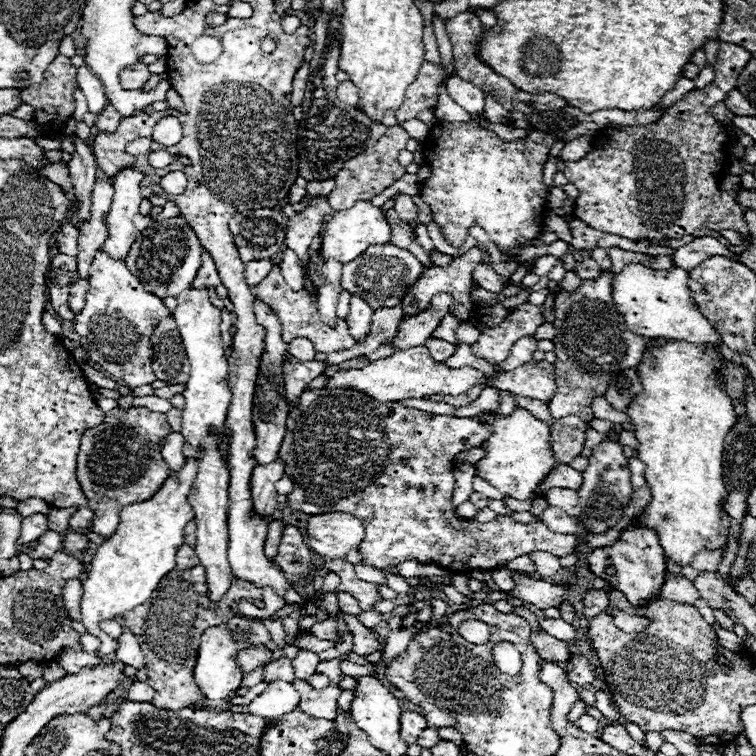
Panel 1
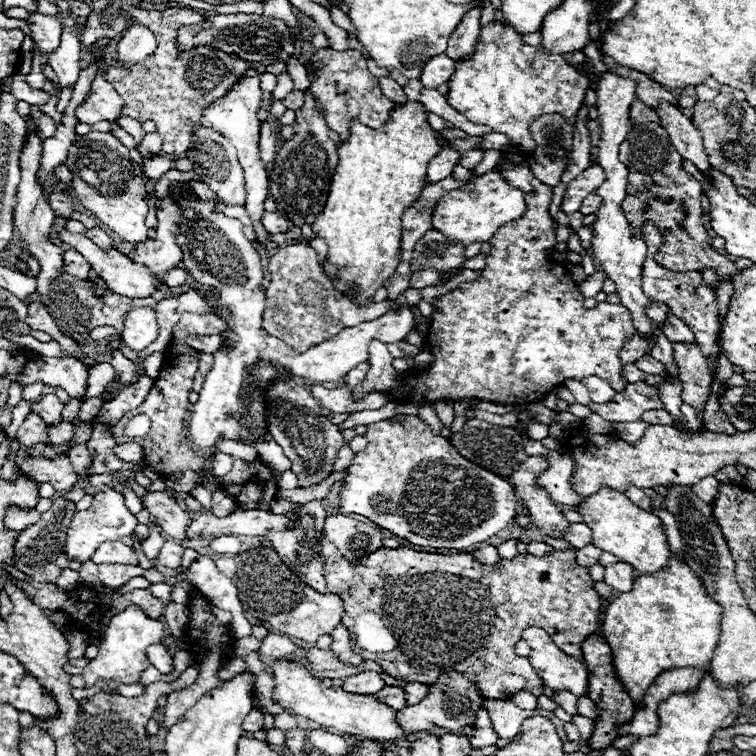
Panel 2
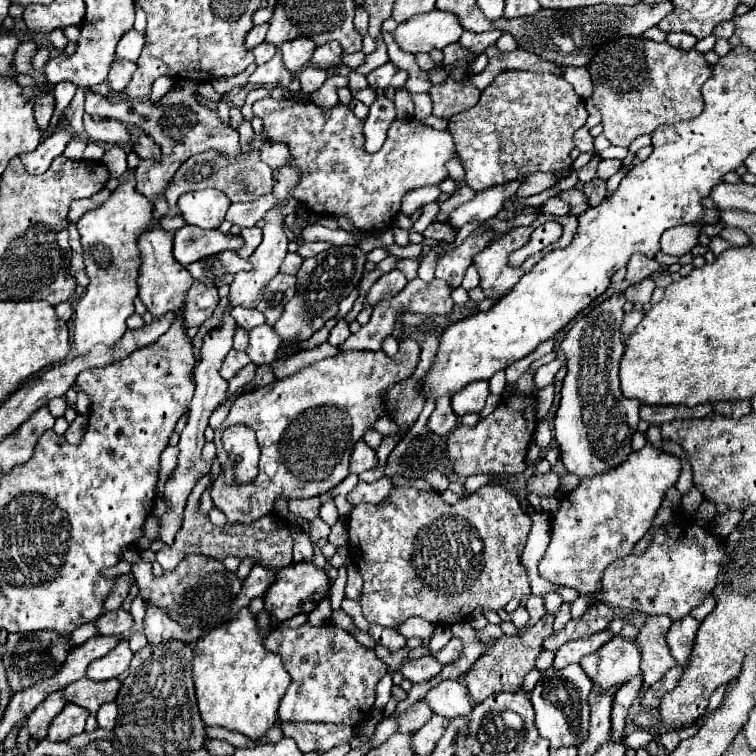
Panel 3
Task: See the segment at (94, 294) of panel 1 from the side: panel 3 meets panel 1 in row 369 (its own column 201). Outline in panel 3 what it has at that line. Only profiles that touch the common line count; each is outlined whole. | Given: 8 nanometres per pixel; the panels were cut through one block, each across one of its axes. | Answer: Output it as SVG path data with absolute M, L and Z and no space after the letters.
M178 80L178 84L158 102L150 102L150 100L120 100L120 102L108 102L104 100L100 94L86 90L86 112L88 114L98 114L102 118L116 118L120 122L138 126L142 128L162 150L160 158L154 158L148 162L148 170L146 170L146 160L138 164L138 168L134 170L136 176L136 190L140 194L144 194L152 204L156 198L164 196L166 188L170 186L176 170L182 166L182 162L186 162L186 158L200 154L202 150L222 150L226 154L238 154L240 144L238 144L238 132L230 126L224 124L220 120L220 116L216 114L216 110L208 108L206 104L202 104L198 100L198 82L194 80Z

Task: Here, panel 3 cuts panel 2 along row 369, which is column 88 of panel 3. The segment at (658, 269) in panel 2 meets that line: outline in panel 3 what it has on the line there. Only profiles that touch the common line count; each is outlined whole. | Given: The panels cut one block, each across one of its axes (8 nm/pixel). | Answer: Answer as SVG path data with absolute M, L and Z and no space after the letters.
M68 704L68 706L54 718L54 722L50 724L48 738L54 740L54 742L64 742L64 740L68 740L68 738L74 736L74 734L82 734L88 716L90 716L90 712L88 712L86 708Z

